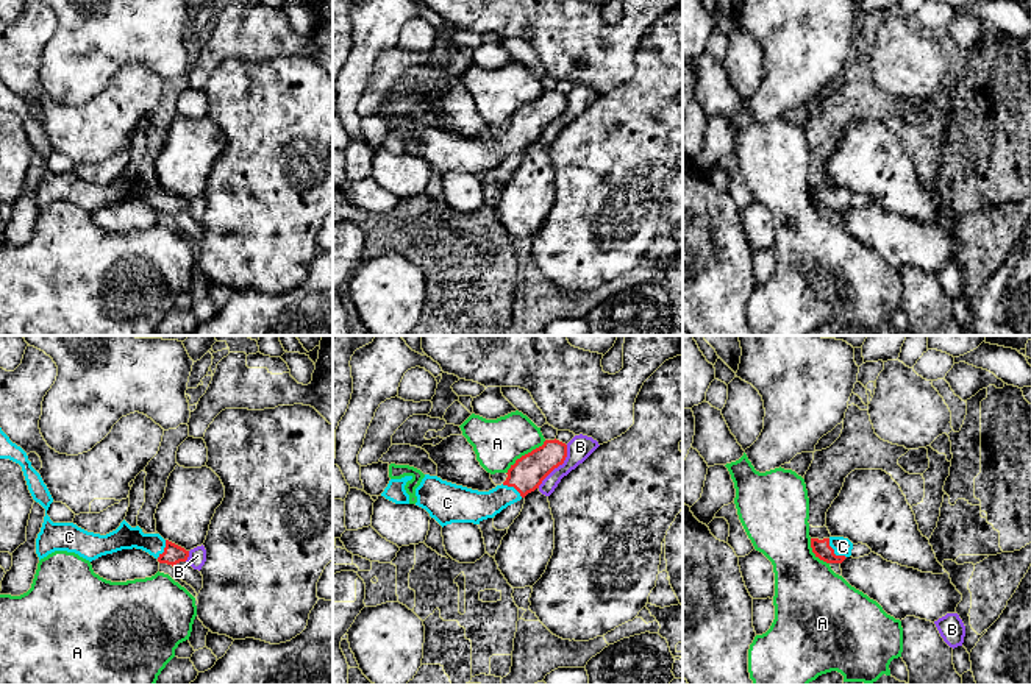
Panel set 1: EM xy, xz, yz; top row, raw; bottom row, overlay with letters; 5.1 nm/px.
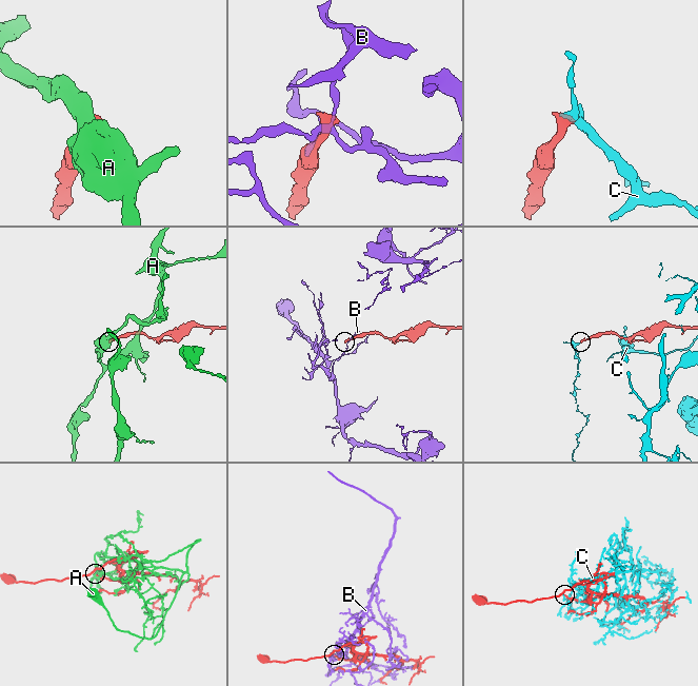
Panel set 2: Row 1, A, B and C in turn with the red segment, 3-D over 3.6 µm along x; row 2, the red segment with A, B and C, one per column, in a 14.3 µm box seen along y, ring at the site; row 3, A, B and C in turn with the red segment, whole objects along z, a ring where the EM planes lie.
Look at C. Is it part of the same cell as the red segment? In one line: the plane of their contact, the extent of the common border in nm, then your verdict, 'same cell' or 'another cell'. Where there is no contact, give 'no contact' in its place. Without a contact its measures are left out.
meets red in yz; contact 140 nm long; same cell

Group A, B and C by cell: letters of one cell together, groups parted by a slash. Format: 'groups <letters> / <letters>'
groups A / B / C

